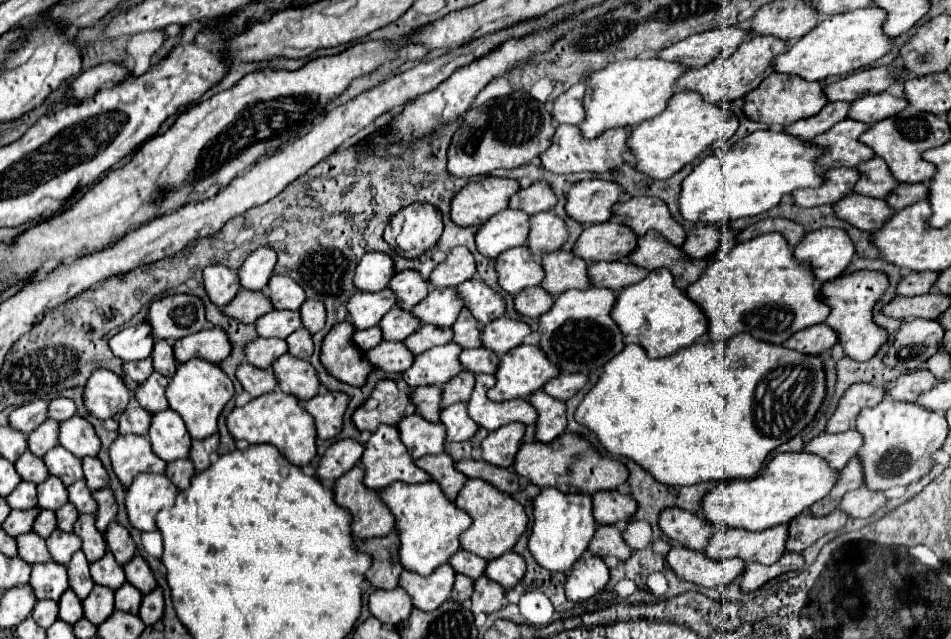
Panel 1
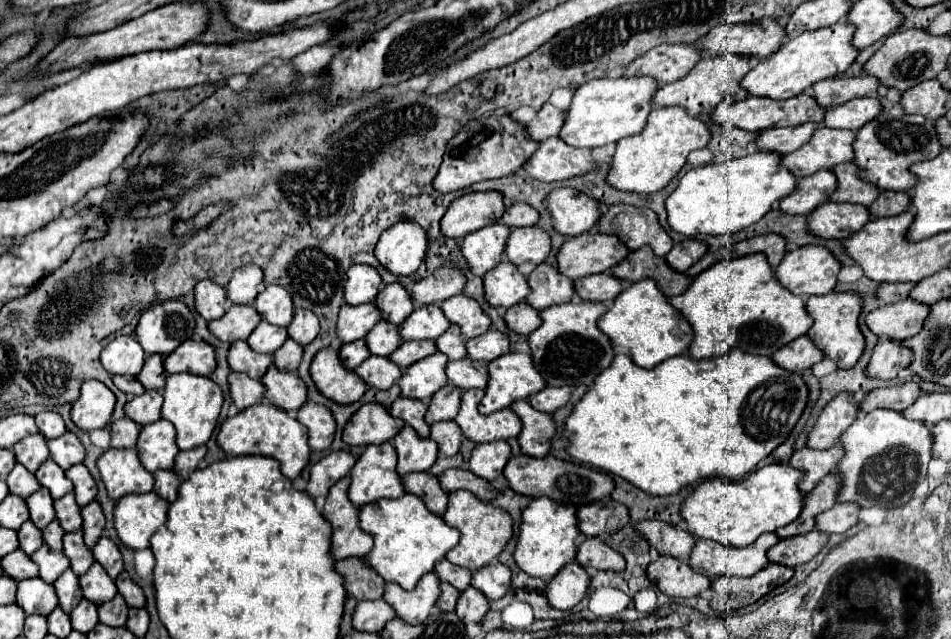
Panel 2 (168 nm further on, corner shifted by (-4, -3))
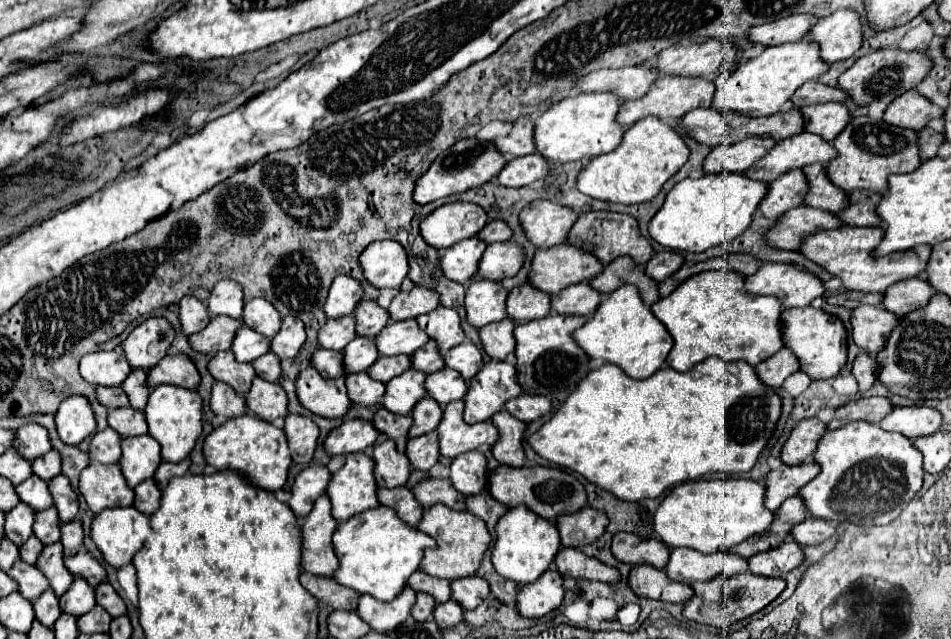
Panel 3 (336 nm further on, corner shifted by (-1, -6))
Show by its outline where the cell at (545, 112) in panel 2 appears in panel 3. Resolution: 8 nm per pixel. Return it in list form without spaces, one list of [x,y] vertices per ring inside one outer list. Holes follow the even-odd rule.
[[[532,116],[518,118],[514,122],[512,132],[504,138],[496,138],[494,144],[498,146],[498,150],[502,154],[510,154],[512,158],[534,154],[536,146],[534,146],[534,120],[532,120]]]

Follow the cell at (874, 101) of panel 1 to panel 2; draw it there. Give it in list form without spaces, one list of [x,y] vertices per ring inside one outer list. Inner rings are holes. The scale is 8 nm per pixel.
[[[861,97],[849,103],[841,103],[837,107],[829,107],[823,119],[823,125],[829,129],[851,129],[857,131],[869,119],[875,119],[881,113],[881,103],[877,99]]]

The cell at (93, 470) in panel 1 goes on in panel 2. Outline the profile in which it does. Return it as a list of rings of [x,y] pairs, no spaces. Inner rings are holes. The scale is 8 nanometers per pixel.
[[[81,463],[73,465],[71,469],[65,471],[65,475],[73,483],[73,493],[75,493],[79,507],[85,507],[87,503],[91,503],[95,499],[97,487],[95,487],[95,481],[93,481],[93,477],[85,465],[81,465]]]

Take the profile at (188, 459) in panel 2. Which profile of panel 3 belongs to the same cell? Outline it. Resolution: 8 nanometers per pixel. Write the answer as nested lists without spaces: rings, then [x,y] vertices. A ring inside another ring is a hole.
[[[186,458],[186,460],[182,460],[182,462],[176,462],[176,464],[174,464],[174,462],[162,462],[162,464],[158,466],[156,474],[154,474],[154,480],[158,482],[160,490],[164,490],[174,476],[184,476],[184,474],[188,472],[190,464],[192,464],[190,458]]]

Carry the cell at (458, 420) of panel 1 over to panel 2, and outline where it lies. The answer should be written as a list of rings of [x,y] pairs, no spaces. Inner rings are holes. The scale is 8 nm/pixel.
[[[439,421],[431,425],[431,435],[429,439],[433,439],[439,447],[439,453],[451,457],[459,451],[459,445],[463,441],[461,437],[461,429],[457,427],[455,421]]]

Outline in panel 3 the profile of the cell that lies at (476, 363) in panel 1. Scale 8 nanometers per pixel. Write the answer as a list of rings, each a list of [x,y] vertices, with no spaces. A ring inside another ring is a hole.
[[[444,368],[426,378],[426,390],[428,396],[432,396],[438,404],[444,406],[446,402],[464,398],[468,390],[468,382],[462,378],[462,374],[456,374],[456,370]]]

